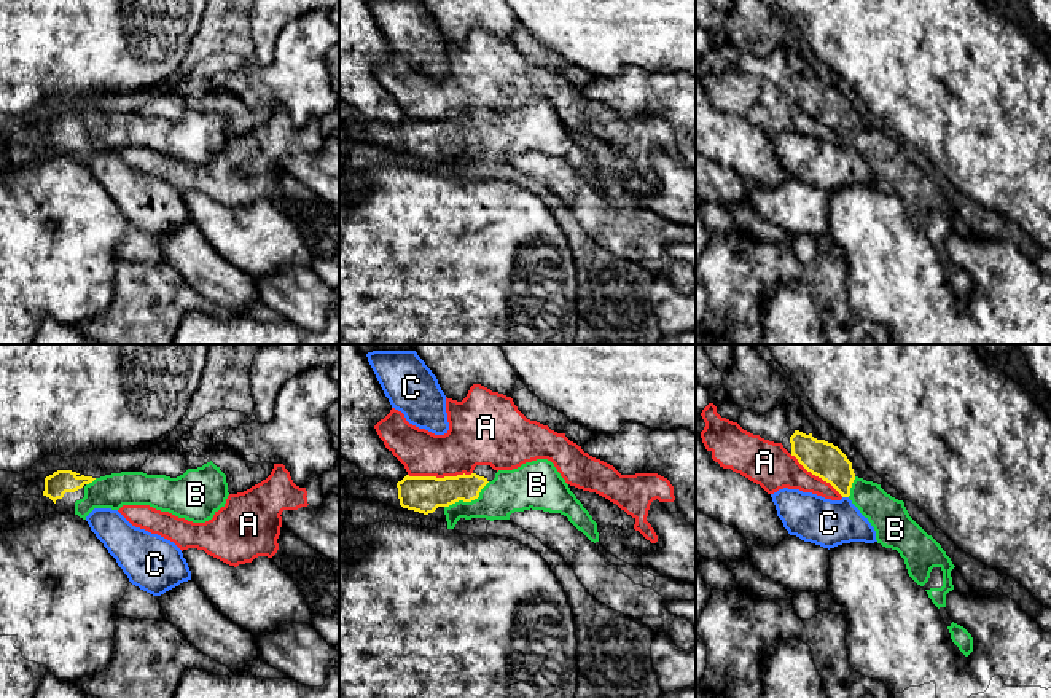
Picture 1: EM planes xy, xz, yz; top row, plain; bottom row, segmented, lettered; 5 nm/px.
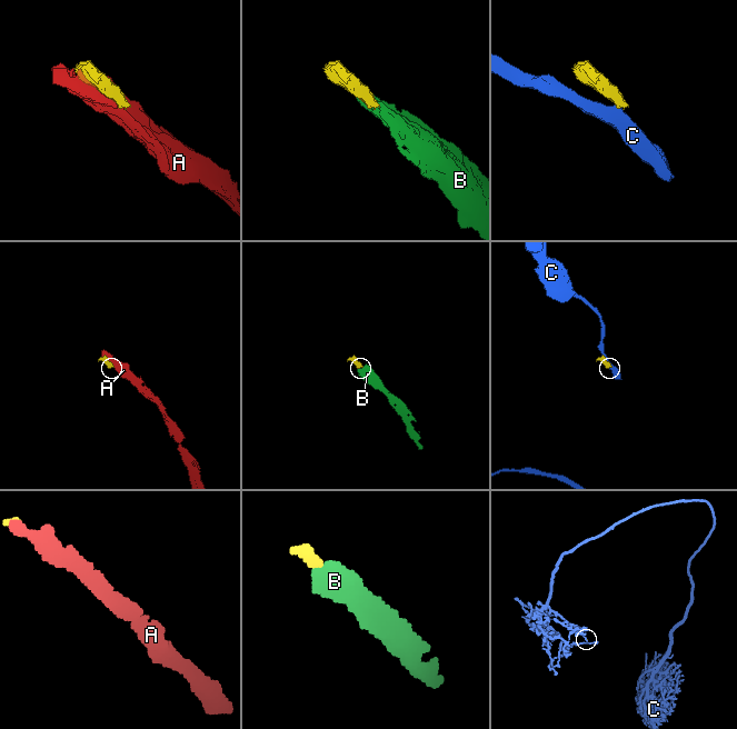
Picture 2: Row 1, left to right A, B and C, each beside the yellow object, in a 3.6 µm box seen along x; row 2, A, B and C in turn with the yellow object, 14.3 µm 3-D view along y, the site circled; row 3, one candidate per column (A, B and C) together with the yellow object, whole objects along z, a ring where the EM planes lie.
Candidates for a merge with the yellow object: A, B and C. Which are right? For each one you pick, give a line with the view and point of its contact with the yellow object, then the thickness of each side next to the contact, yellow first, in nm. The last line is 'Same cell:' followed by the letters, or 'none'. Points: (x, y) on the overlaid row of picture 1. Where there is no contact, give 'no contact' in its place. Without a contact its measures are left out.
B: contact xz (468, 501); calibres 190 and 220 nm
Same cell: B

